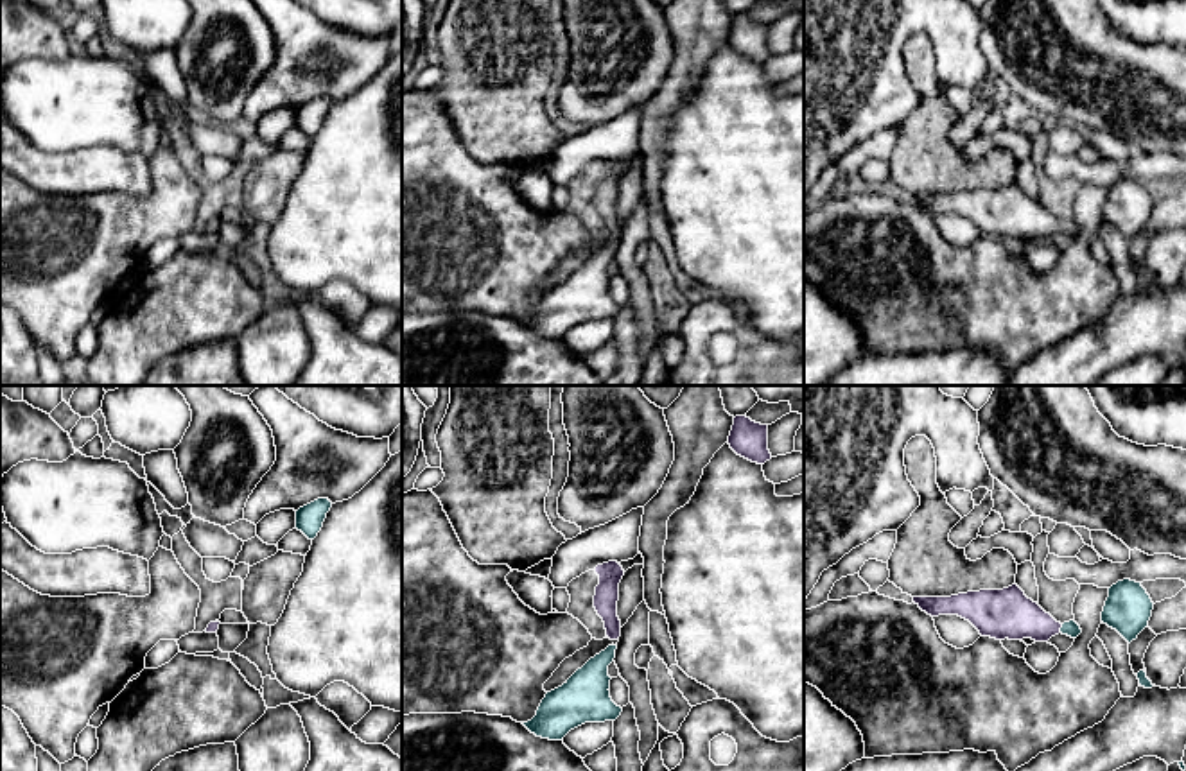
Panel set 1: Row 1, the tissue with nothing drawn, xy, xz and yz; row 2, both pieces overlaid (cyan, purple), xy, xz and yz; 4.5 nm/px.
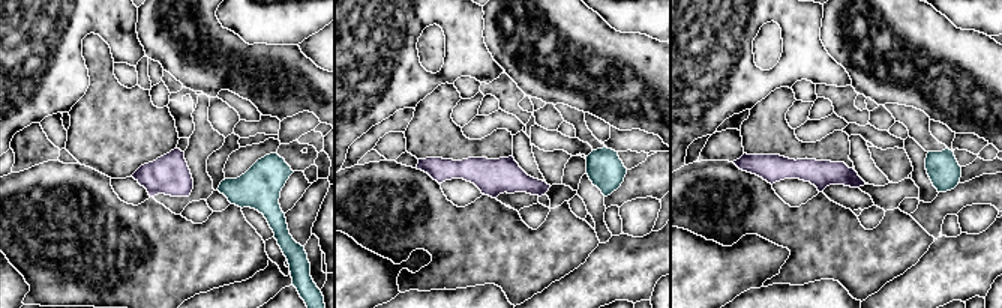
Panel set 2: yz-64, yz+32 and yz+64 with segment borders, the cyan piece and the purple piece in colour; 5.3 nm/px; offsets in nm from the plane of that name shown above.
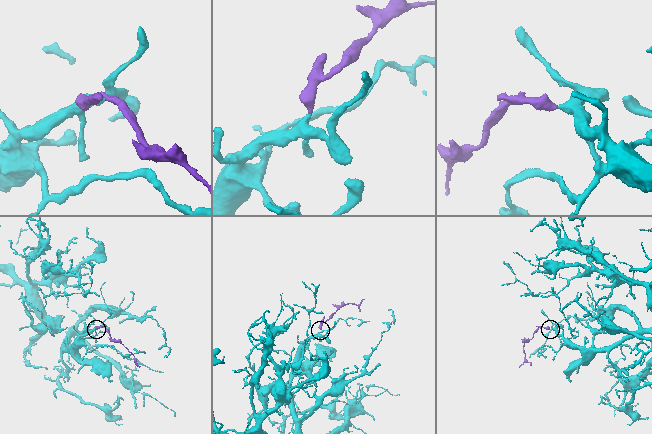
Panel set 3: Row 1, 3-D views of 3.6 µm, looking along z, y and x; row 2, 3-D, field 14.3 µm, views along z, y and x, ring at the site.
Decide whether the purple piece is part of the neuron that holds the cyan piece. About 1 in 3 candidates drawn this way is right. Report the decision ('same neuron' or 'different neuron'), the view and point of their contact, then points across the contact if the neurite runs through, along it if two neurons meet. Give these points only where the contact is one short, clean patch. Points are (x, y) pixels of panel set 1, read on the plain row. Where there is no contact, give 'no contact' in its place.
same neuron | yz (1061, 226) | across yz (1072, 226), (1061, 226), (1039, 225), (1009, 212)

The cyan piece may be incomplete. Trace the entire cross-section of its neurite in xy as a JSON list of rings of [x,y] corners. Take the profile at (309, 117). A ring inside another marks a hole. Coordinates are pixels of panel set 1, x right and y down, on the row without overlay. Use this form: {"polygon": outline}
{"polygon": [[[318,97],[296,109],[296,126],[309,138],[314,138],[323,126],[327,111],[330,109],[332,100],[328,97]]]}

